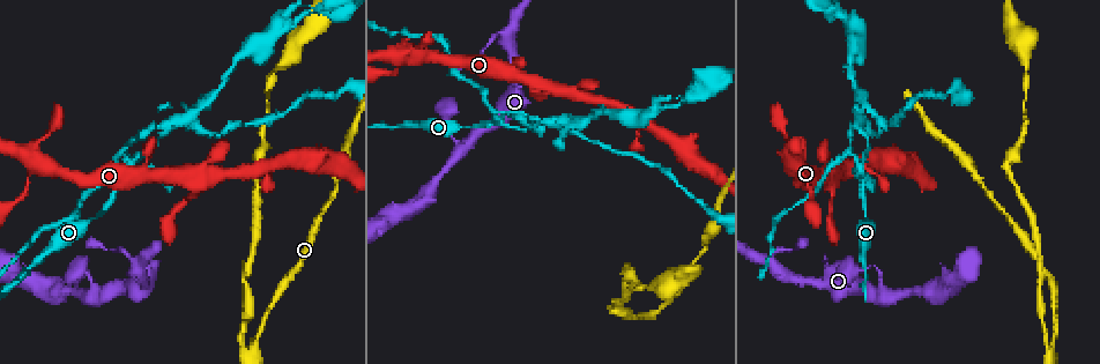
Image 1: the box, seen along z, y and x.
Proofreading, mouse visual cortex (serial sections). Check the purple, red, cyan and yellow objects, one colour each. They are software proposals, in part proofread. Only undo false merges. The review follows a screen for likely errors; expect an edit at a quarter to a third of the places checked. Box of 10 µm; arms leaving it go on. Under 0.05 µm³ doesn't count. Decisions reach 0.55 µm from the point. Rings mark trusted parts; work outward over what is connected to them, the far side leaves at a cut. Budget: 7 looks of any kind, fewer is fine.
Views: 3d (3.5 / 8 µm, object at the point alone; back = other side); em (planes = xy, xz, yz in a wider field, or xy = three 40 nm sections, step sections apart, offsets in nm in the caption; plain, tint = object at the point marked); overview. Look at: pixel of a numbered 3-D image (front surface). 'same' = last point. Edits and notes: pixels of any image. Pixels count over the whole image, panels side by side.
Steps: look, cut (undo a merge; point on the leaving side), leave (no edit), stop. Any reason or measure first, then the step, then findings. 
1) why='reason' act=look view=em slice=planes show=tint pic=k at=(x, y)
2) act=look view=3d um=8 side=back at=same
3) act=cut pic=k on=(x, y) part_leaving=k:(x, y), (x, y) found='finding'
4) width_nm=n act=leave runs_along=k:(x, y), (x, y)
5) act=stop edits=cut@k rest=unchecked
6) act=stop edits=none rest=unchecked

why='four arms meet' act=look view=3d um=3.5 pic=1 at=(497, 123)

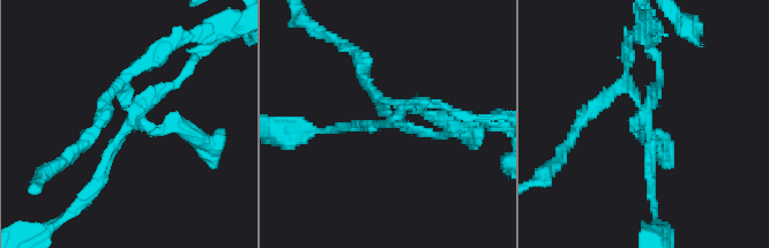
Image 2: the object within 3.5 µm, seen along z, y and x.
why='shape alone is not enough' act=look view=em slice=xy step=5 show=plain pic=2 at=(395, 121)

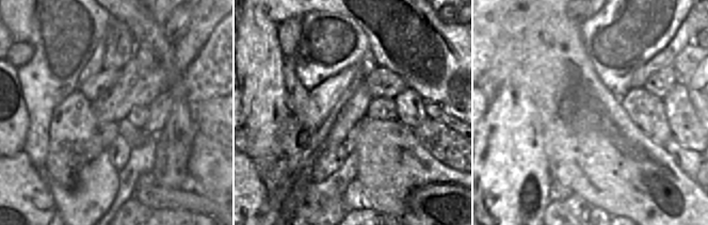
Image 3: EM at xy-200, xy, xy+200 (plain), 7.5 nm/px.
why='where the object lies' act=look view=em slice=xy step=5 show=tint at=same

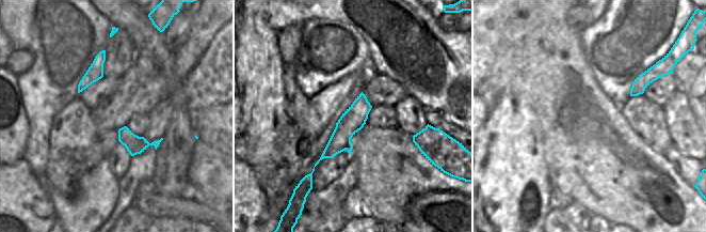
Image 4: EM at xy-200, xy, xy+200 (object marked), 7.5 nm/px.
act=cut pic=2 on=(127, 73) found='two cells meet here'

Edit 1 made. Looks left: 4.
why='redraw' act=look view=overview

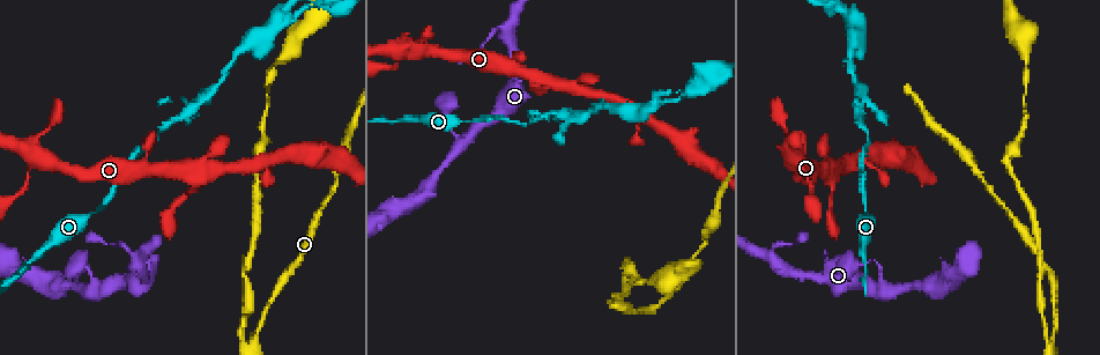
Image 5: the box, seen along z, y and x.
why='a narrow waist' act=look view=3d um=3.5 pic=5 at=(846, 13)

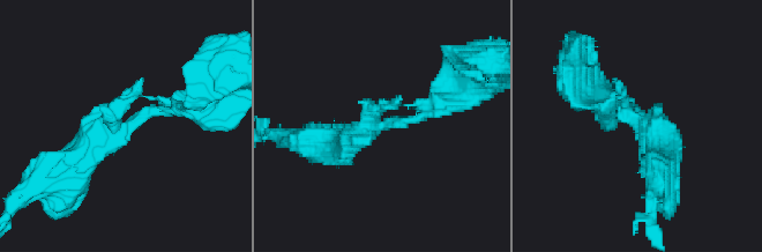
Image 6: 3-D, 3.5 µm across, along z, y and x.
why='now the EM' act=look view=em slice=xy step=2 show=tint pic=6 at=(112, 125)

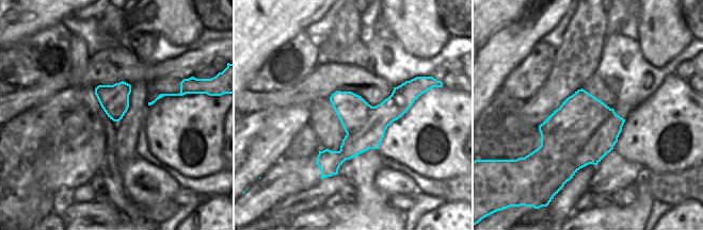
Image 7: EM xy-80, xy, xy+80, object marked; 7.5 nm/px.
act=leave runs_along=7:(419, 87), (383, 114), (323, 175) found='one cell here'

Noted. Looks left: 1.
act=stop edits=cut@2 rest=unchecked

